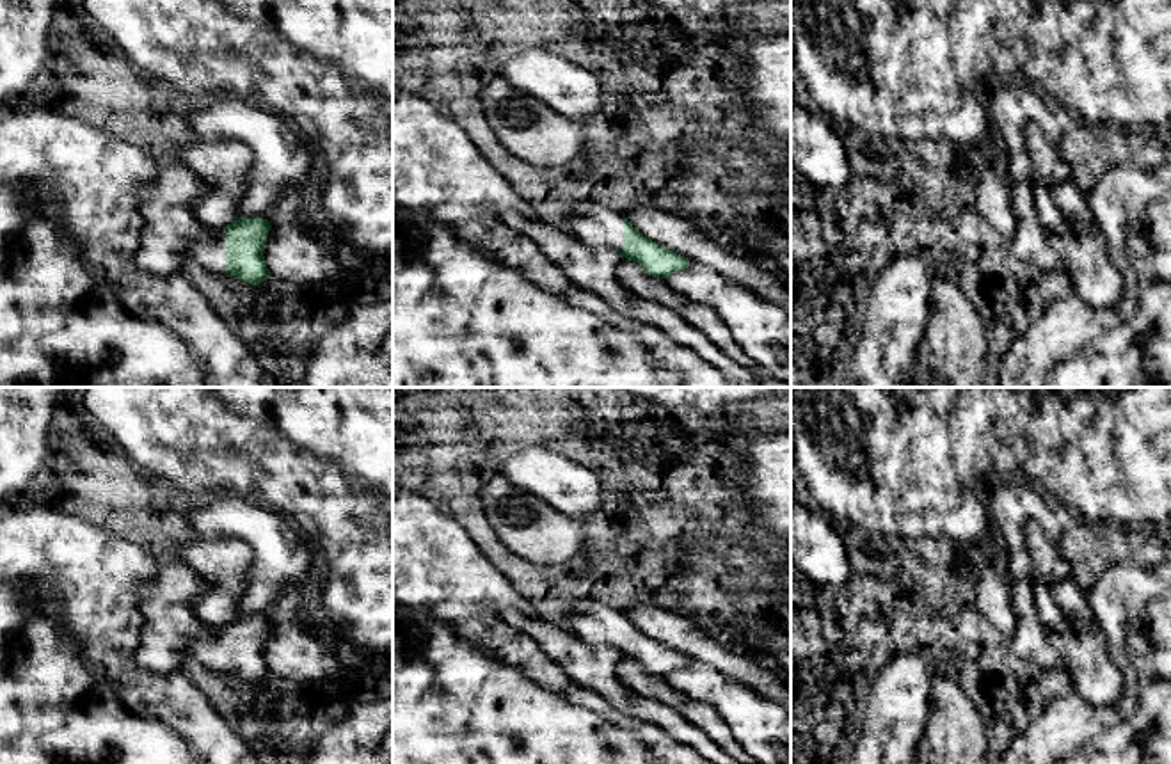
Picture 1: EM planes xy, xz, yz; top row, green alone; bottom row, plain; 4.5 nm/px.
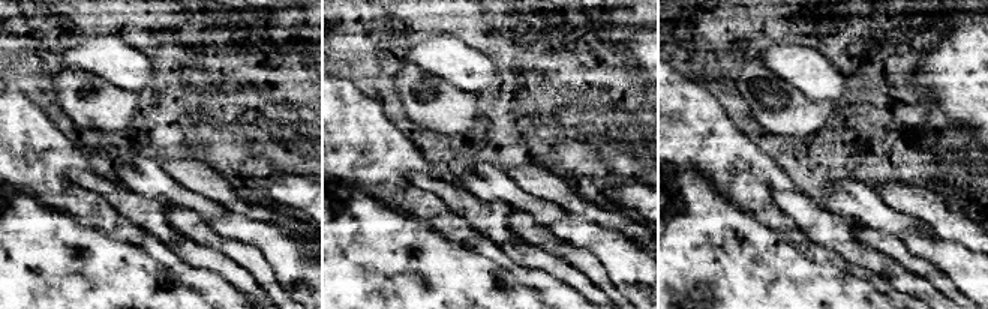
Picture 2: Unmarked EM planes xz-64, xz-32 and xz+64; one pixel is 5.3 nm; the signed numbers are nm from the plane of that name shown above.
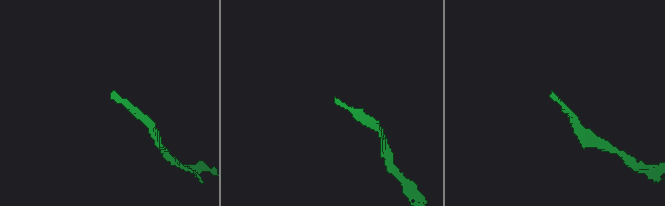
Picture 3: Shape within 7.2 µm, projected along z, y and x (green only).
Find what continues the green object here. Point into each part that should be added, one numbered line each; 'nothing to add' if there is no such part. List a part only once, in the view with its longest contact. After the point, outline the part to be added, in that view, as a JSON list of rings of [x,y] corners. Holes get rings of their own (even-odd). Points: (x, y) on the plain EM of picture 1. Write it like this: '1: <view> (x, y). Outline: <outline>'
1: xy (212, 652). Outline: [[[226,625],[211,629],[208,640],[192,640],[188,656],[211,670],[226,672]]]

